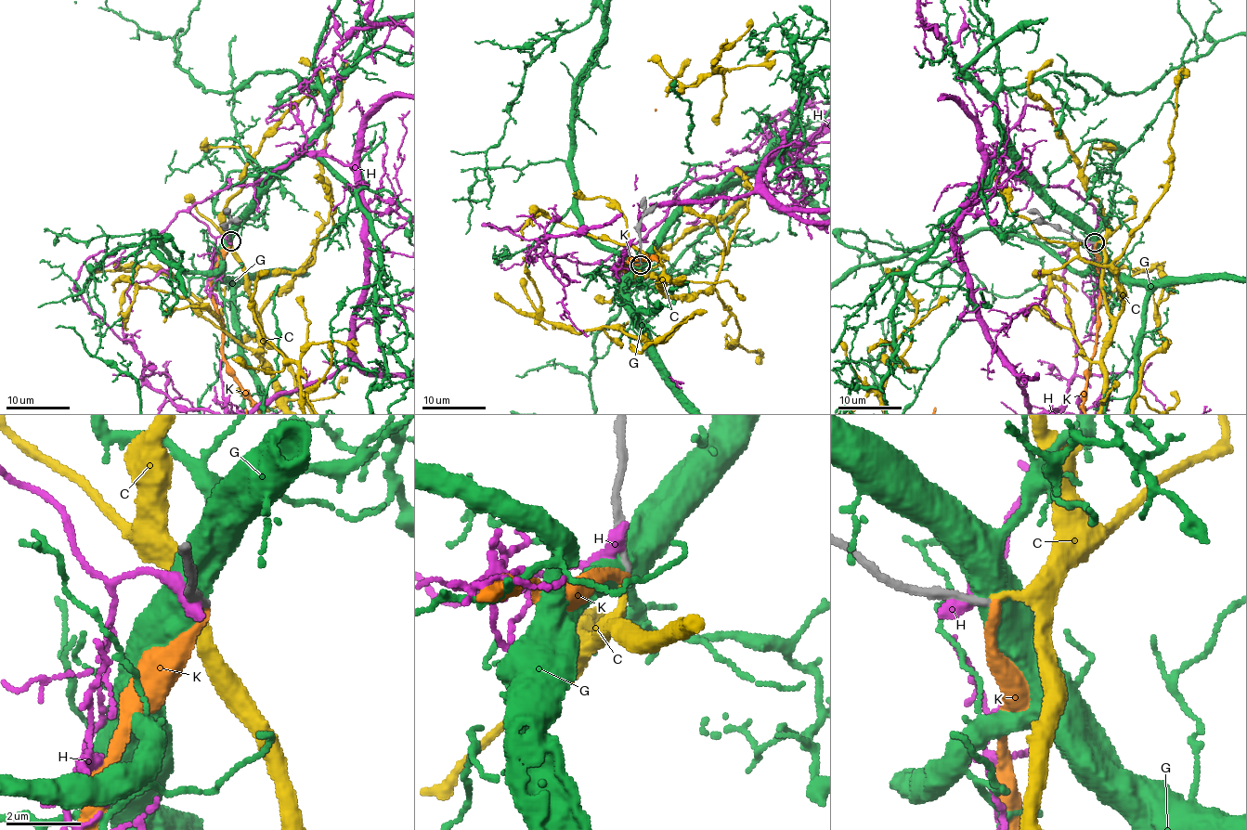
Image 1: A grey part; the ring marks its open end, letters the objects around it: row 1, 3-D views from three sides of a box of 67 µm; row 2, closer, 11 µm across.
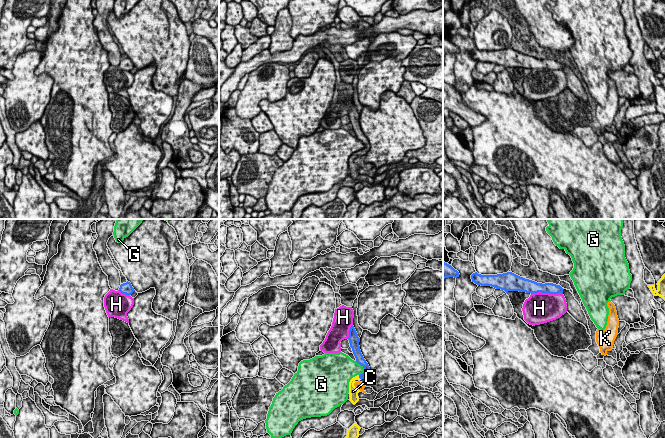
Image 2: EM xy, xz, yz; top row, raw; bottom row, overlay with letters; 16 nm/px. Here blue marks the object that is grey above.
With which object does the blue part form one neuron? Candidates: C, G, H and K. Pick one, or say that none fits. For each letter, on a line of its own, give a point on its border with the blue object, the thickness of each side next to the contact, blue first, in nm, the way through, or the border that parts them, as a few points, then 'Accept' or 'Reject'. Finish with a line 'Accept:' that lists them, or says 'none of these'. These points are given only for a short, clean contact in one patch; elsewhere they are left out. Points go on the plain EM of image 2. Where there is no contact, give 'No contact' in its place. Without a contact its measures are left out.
C: Touches blue at xz (359, 153). Thickness 120 nm (blue) against 160 nm. Path across: xz (362, 138), (365, 148), (359, 153), (352, 157), (353, 167). Accept
G: Touches blue at xz (363, 143). Thickness 130 nm (blue) against 320 nm. Boundary: xz (355, 137), (363, 144), (359, 151). Reject
H: Touches blue at yz (546, 68). Thickness 190 nm (blue) against 480 nm. Reject
K: No contact. Reject
Accept: C

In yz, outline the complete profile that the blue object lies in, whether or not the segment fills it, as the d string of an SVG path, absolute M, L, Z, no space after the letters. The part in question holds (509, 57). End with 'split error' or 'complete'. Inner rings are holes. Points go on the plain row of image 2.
M477 48L471 51L472 58L478 62L491 62L496 65L508 67L519 67L526 69L549 69L563 70L563 64L560 61L553 59L537 59L535 57L525 55L512 48L507 48L497 51L481 51Z; complete

